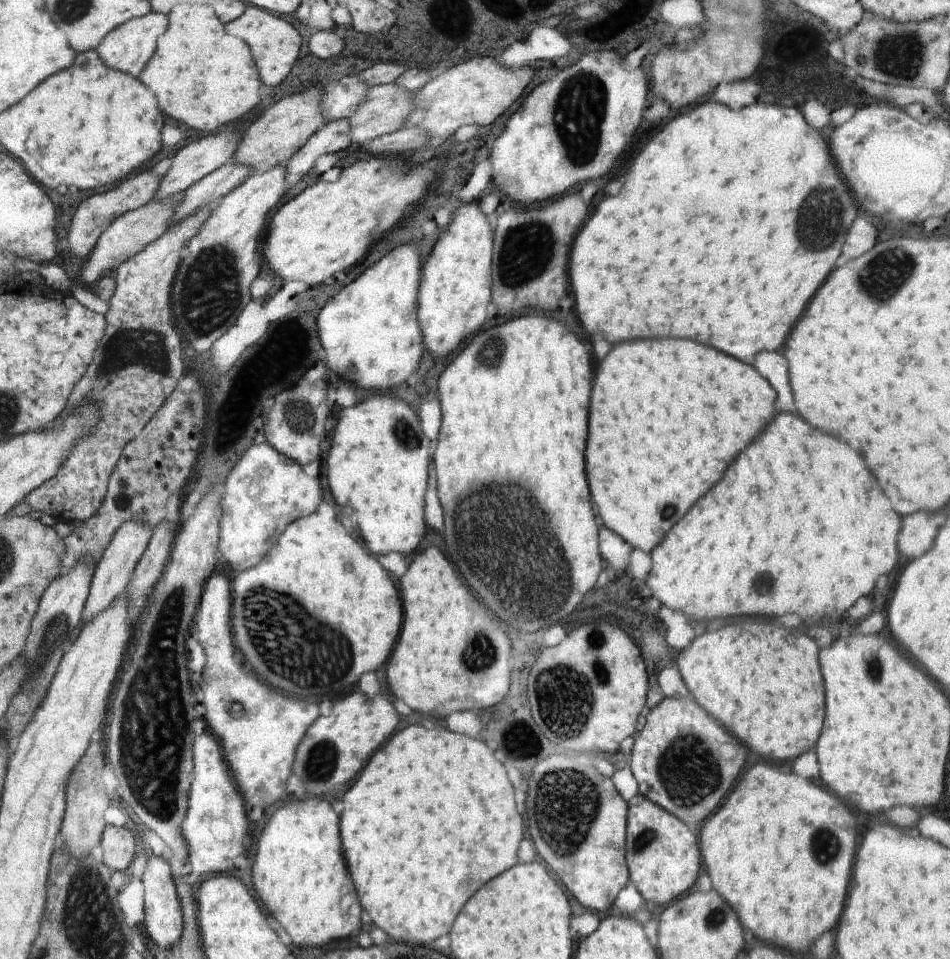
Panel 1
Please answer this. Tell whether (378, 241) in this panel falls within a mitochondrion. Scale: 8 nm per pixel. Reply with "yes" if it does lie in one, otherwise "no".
no

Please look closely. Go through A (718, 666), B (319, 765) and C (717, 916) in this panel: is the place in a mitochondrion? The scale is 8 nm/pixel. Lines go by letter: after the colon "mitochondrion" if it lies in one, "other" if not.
A: other
B: mitochondrion
C: mitochondrion

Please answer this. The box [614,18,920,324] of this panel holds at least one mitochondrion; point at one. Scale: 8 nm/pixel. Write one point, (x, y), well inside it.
(819, 220)

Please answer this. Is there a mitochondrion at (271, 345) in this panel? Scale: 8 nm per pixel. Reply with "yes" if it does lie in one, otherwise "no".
no

